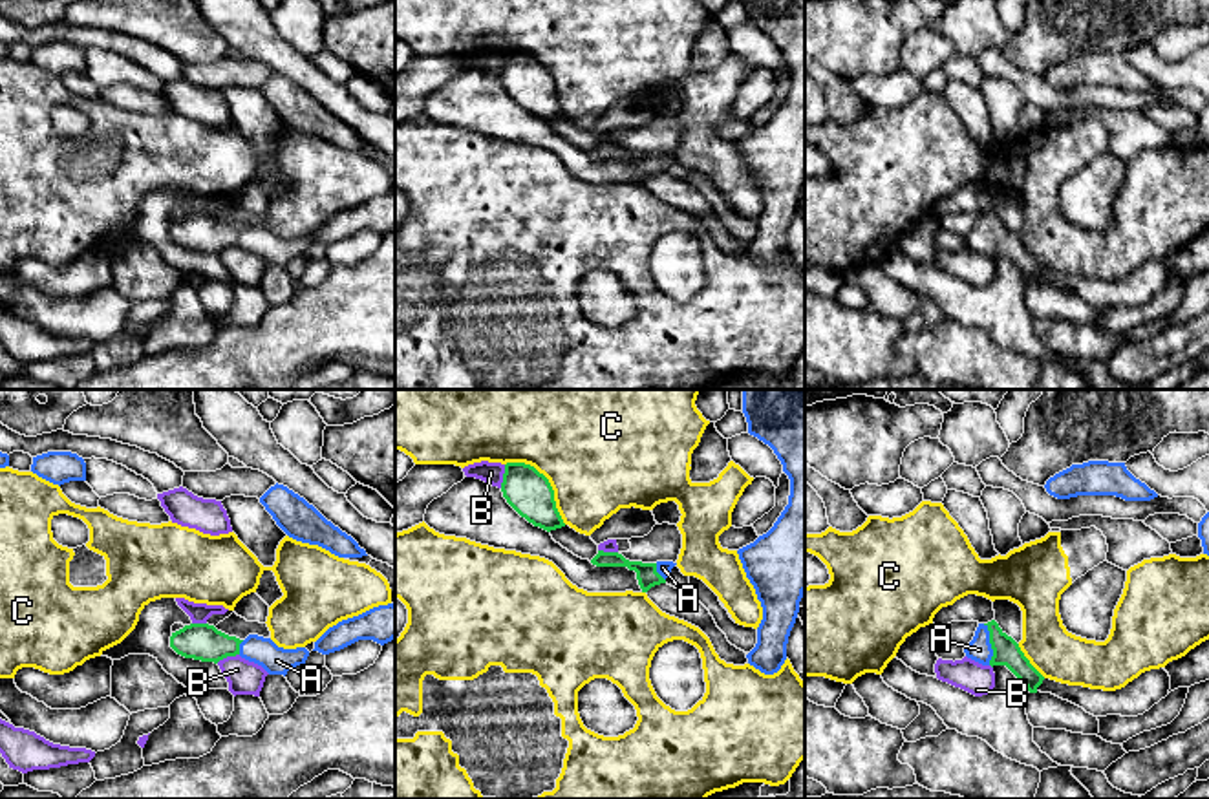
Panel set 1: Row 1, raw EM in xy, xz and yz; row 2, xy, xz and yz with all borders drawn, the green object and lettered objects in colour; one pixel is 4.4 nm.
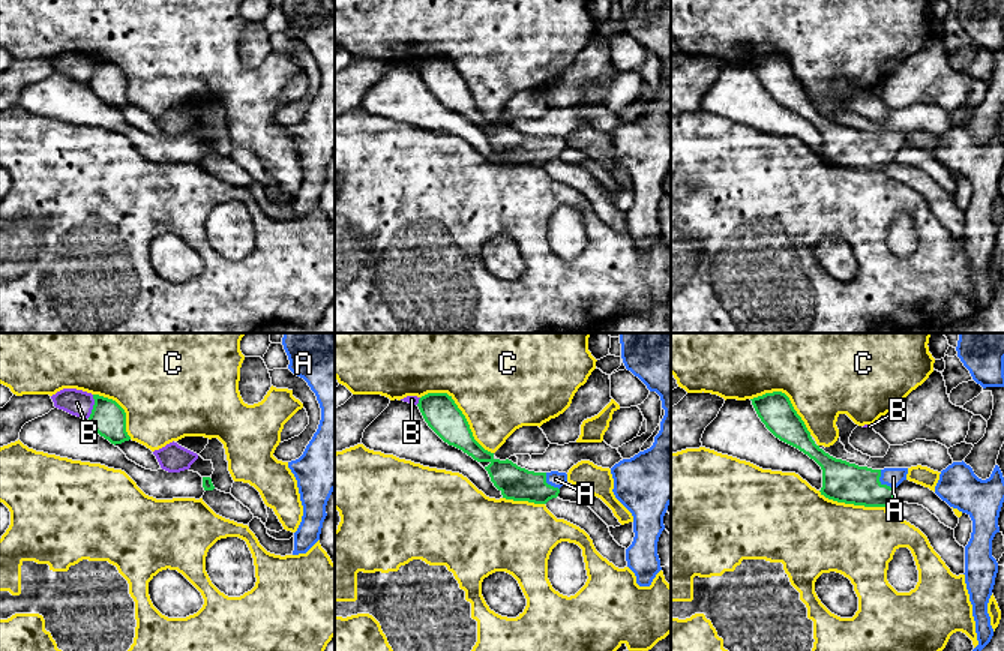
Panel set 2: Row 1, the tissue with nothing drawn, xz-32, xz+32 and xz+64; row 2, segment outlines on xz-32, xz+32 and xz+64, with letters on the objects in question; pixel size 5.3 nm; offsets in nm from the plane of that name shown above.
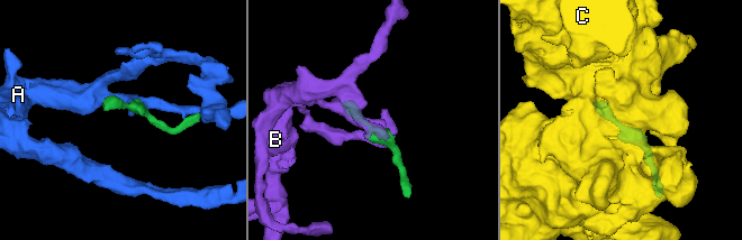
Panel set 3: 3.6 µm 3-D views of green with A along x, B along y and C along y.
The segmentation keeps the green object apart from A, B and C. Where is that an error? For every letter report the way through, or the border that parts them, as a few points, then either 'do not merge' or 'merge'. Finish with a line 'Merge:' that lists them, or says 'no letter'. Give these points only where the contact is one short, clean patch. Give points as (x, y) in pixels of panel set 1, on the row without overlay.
A: way yz (1006, 242), (997, 240), (990, 233), (979, 240); merge
B: do not merge
C: do not merge
Merge: A

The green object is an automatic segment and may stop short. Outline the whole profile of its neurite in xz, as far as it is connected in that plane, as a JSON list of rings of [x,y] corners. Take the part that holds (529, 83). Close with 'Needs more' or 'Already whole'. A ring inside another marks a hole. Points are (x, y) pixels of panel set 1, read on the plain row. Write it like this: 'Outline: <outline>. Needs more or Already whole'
Outline: [[[507,53],[501,82],[507,93],[529,113],[547,123],[565,117],[549,69],[525,53]]]. Already whole

